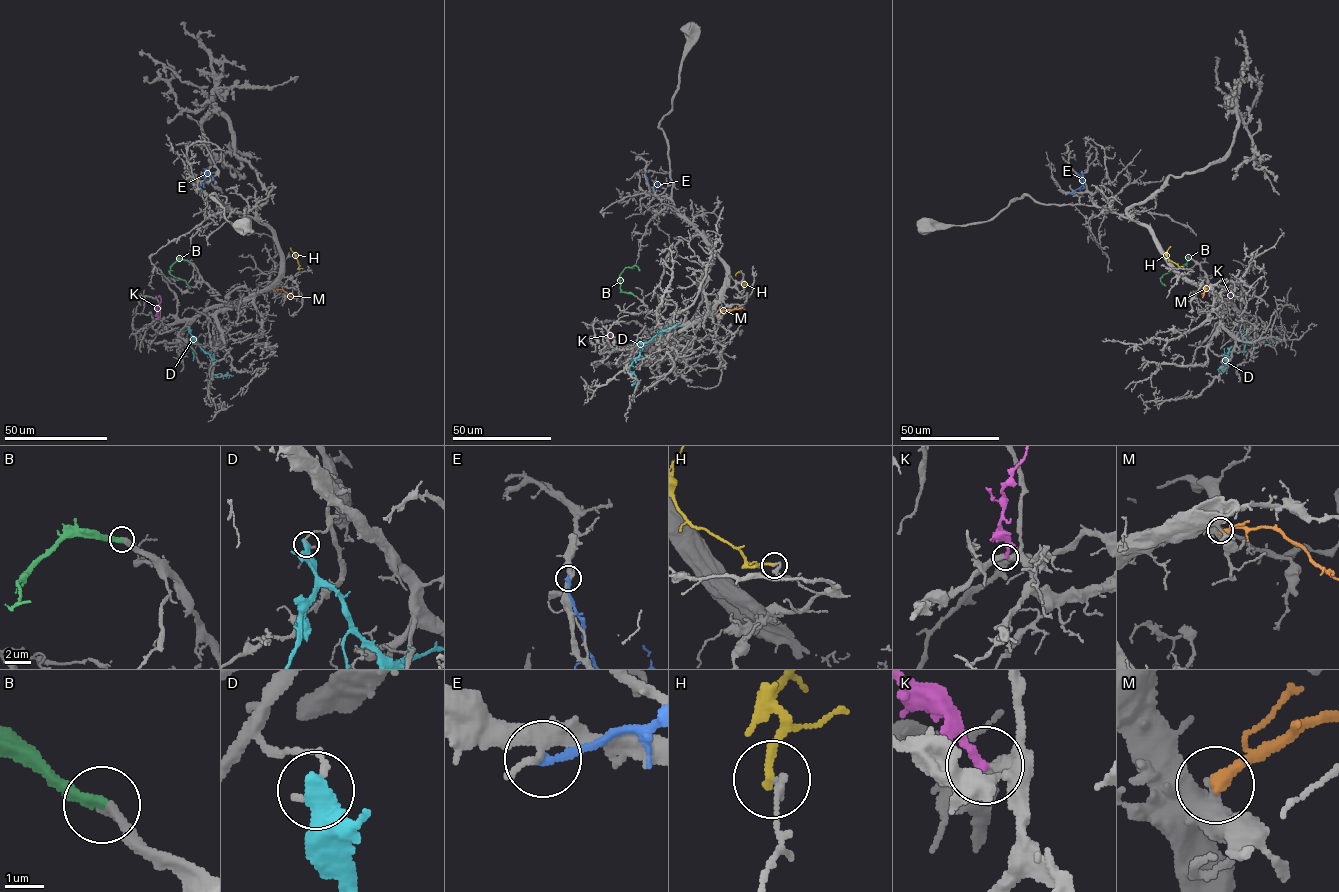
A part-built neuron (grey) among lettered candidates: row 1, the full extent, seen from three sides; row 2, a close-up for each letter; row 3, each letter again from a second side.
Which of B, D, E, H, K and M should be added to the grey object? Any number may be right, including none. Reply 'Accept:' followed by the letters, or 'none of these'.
Accept: B, K

